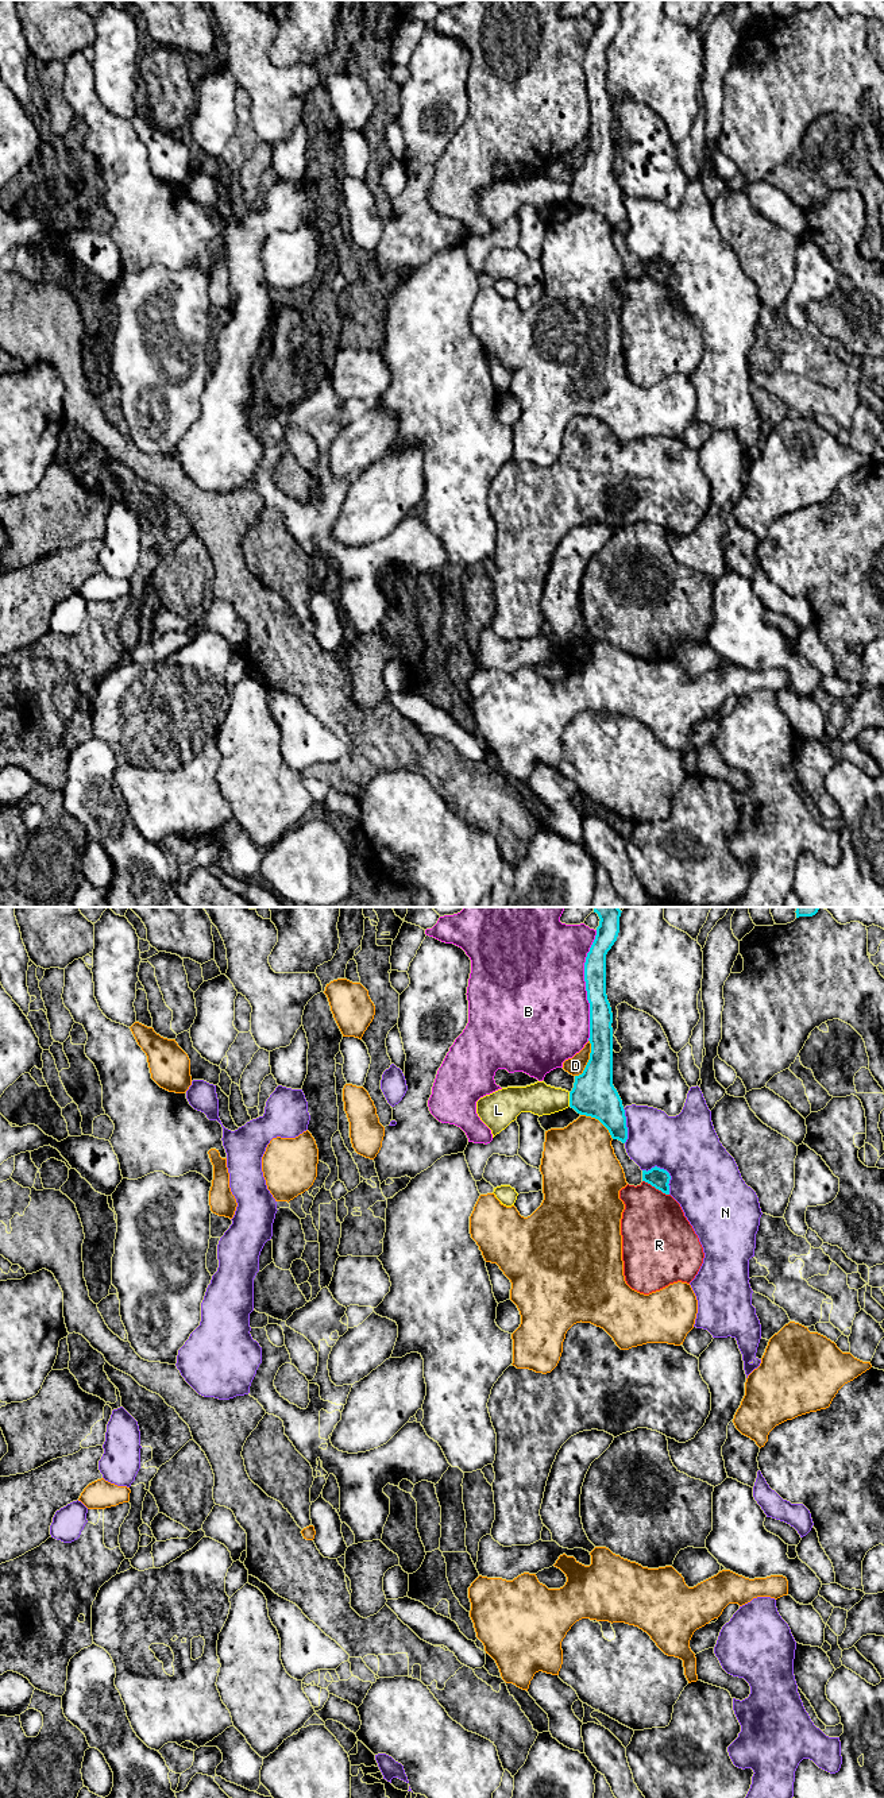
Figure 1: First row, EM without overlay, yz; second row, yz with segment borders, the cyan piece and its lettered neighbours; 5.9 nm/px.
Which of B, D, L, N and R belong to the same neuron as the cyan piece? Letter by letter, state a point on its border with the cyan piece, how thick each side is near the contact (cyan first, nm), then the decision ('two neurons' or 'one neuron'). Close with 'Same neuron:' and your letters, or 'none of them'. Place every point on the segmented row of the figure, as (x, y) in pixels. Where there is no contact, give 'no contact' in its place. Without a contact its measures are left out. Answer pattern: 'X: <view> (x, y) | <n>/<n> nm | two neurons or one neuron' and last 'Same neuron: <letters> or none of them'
B: yz (586, 986) | 140/500 nm | two neurons
D: yz (589, 1060) | 260/110 nm | two neurons
L: yz (570, 1099) | 260/190 nm | two neurons
N: yz (666, 1170) | 120/420 nm | two neurons
R: yz (656, 1188) | 120/400 nm | two neurons
Same neuron: none of them

